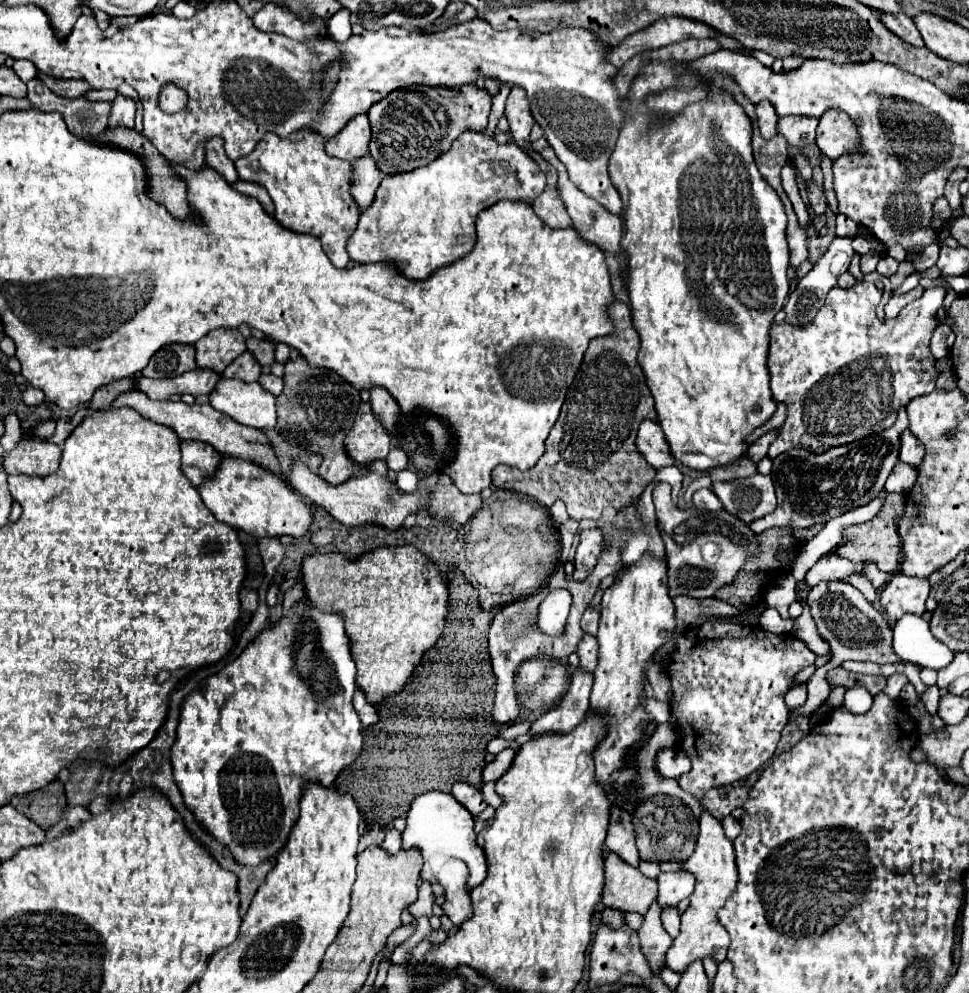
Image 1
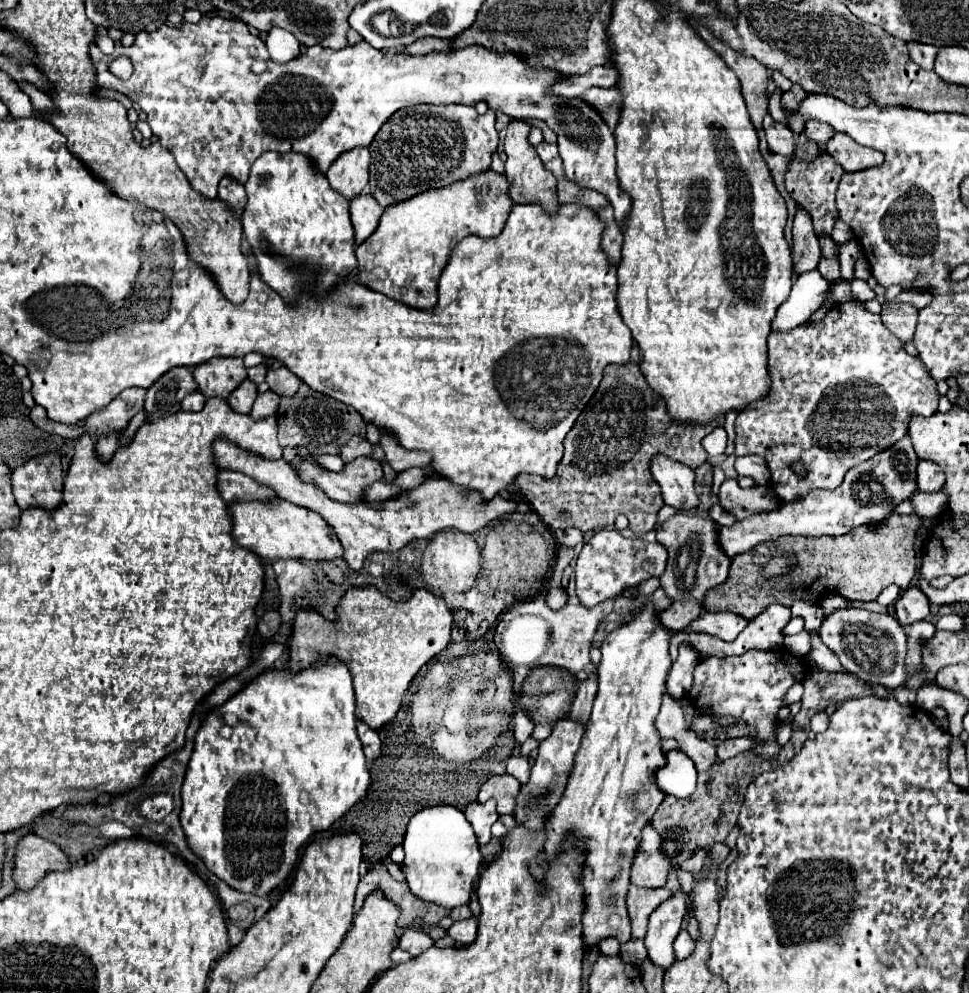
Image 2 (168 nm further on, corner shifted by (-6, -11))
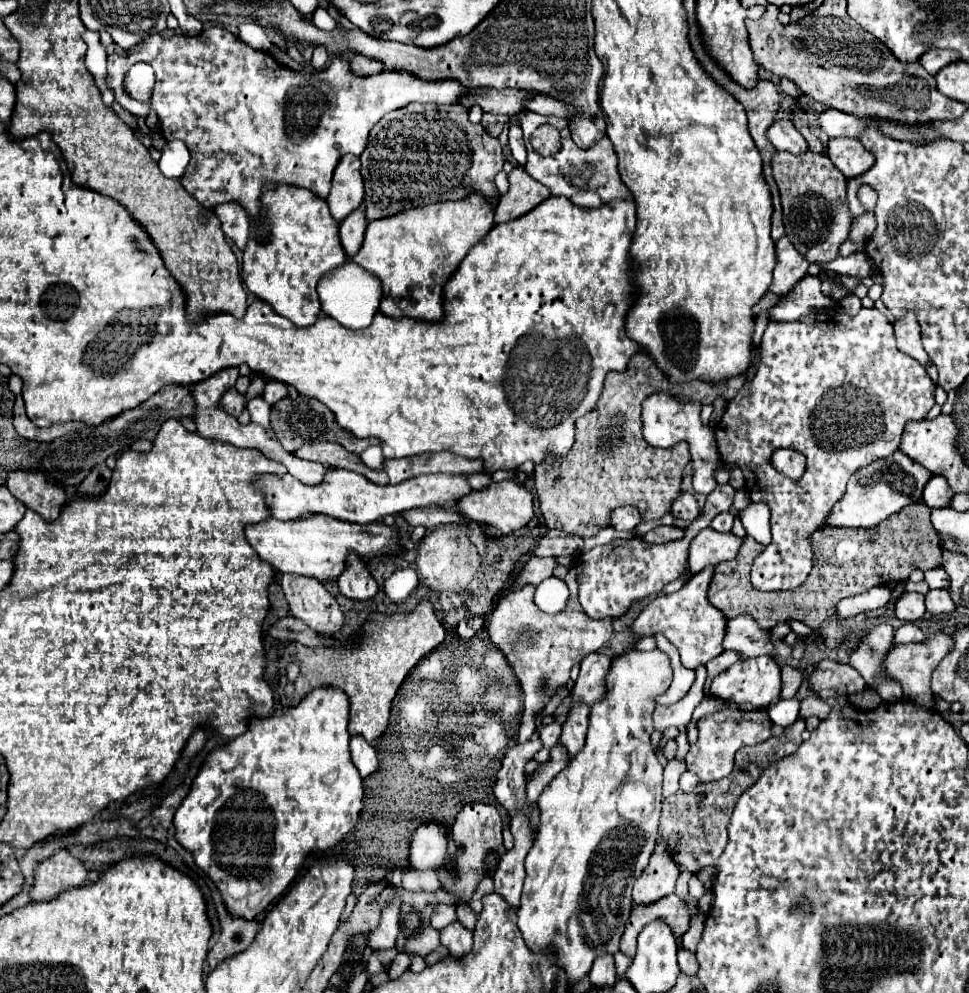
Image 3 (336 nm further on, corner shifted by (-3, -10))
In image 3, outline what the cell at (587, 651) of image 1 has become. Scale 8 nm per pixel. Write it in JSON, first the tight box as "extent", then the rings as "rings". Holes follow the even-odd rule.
{"extent":[559,704,589,760],"rings":[[[583,704],[573,706],[567,722],[563,724],[563,732],[559,738],[559,742],[567,746],[569,760],[575,758],[575,754],[583,748],[585,734],[587,734],[587,722],[589,722],[589,706],[583,706]]]}

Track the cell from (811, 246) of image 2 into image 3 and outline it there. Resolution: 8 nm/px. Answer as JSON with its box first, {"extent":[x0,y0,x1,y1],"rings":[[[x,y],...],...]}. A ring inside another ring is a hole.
{"extent":[771,236,809,294],"rings":[[[783,236],[777,244],[775,244],[775,254],[777,254],[777,264],[773,270],[773,282],[771,282],[771,290],[773,294],[787,294],[799,278],[805,276],[809,262],[795,250],[795,246],[789,242],[787,236]]]}

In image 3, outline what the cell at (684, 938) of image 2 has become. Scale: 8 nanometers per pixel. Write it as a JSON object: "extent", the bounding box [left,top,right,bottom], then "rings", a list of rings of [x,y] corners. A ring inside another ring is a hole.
{"extent":[679,950,699,976],"rings":[[[679,950],[679,968],[681,968],[681,972],[685,972],[689,976],[695,976],[697,970],[699,970],[695,954],[689,952],[689,950]]]}

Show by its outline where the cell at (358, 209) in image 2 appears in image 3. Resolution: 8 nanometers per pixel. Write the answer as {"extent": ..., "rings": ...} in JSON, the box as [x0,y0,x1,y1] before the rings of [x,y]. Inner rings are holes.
{"extent":[339,208,367,258],"rings":[[[357,208],[341,222],[341,232],[339,232],[341,246],[349,258],[353,258],[359,252],[359,246],[363,244],[363,236],[365,236],[365,226],[367,226],[367,218],[363,214],[363,208]]]}

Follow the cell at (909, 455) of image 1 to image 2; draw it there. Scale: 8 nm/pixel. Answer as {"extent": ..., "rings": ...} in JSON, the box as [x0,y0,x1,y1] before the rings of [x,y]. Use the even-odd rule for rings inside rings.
{"extent":[916,459,946,493],"rings":[[[922,459],[918,463],[916,473],[918,473],[918,479],[916,479],[918,481],[918,489],[926,491],[926,493],[938,491],[938,487],[942,487],[942,483],[946,479],[942,467],[938,467],[936,463],[930,463],[930,461],[922,461]]]}

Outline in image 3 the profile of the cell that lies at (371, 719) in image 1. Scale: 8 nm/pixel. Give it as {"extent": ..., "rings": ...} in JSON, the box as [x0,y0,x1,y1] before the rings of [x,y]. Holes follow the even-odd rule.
{"extent":[349,736,377,778],"rings":[[[351,736],[349,750],[351,750],[351,760],[355,762],[355,768],[359,770],[361,778],[367,778],[377,770],[375,748],[367,740],[363,740],[363,736]]]}

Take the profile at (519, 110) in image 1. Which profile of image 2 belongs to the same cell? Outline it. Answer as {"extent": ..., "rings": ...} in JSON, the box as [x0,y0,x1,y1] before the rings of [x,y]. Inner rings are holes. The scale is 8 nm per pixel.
{"extent":[504,119,558,215],"rings":[[[512,119],[508,129],[506,129],[506,141],[504,141],[504,151],[508,155],[506,161],[506,177],[510,181],[510,197],[514,203],[534,203],[540,205],[546,213],[554,215],[558,213],[558,203],[556,203],[556,177],[544,169],[542,161],[538,159],[536,149],[530,145],[528,135],[530,135],[532,125],[522,119]]]}

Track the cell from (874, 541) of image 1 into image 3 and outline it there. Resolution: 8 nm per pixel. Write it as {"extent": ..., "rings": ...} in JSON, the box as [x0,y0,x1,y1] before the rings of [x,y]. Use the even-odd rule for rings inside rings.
{"extent":[709,502,941,630],"rings":[[[915,502],[903,508],[899,514],[883,520],[873,528],[831,528],[825,526],[811,536],[813,542],[813,570],[803,586],[791,592],[761,592],[749,582],[749,570],[761,546],[751,536],[743,538],[739,554],[715,566],[715,574],[709,586],[709,602],[719,608],[727,618],[749,614],[761,628],[773,628],[775,624],[793,618],[805,622],[811,630],[817,630],[829,616],[835,614],[835,604],[841,598],[861,594],[869,588],[883,586],[893,580],[905,580],[915,568],[929,570],[941,566],[939,562],[939,538],[931,524],[931,510],[923,502]]]}

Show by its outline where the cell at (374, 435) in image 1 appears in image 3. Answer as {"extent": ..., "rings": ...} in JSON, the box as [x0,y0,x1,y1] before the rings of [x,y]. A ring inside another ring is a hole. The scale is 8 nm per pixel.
{"extent":[293,442,389,484],"rings":[[[315,442],[315,444],[303,444],[301,448],[297,448],[293,452],[297,458],[303,458],[303,460],[311,460],[311,462],[319,462],[323,466],[329,466],[329,468],[345,468],[345,470],[353,470],[353,472],[359,472],[363,474],[365,478],[369,478],[371,482],[375,484],[387,484],[389,478],[387,474],[381,470],[371,470],[367,468],[359,456],[347,452],[341,444],[333,444],[333,442]]]}

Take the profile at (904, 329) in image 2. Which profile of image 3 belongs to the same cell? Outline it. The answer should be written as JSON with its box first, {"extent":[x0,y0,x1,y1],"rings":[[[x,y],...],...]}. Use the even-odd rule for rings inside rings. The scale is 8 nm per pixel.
{"extent":[893,312,929,366],"rings":[[[907,312],[905,318],[897,320],[893,328],[895,328],[895,338],[897,338],[897,348],[903,354],[915,358],[921,366],[927,366],[929,356],[921,346],[921,334],[919,334],[919,324],[915,320],[915,314]]]}

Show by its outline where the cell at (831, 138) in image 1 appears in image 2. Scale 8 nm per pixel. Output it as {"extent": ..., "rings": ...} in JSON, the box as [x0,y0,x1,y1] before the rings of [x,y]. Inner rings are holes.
{"extent":[826,133,884,173],"rings":[[[836,133],[826,143],[826,153],[832,155],[836,159],[836,163],[842,165],[842,169],[848,173],[870,169],[870,167],[880,167],[884,163],[882,153],[854,143],[854,139],[850,139],[846,133]]]}

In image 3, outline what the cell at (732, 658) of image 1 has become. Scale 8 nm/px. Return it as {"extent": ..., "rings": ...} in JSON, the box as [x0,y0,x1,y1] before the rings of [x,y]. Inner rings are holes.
{"extent":[711,656,781,708],"rings":[[[759,656],[753,660],[745,660],[745,662],[739,660],[729,670],[725,670],[717,678],[713,678],[711,694],[717,698],[723,698],[723,700],[733,700],[737,704],[749,702],[753,708],[771,706],[779,700],[779,694],[781,694],[781,670],[779,670],[777,662],[771,660],[769,656]]]}

